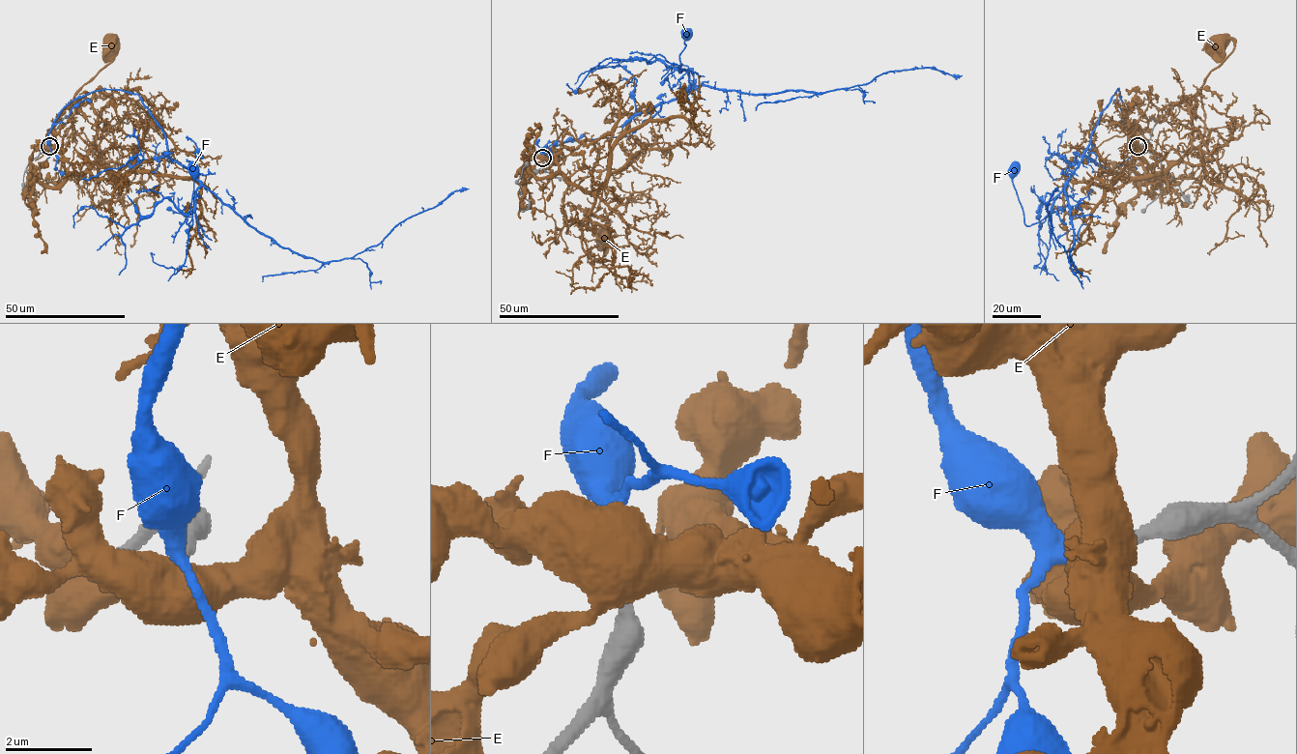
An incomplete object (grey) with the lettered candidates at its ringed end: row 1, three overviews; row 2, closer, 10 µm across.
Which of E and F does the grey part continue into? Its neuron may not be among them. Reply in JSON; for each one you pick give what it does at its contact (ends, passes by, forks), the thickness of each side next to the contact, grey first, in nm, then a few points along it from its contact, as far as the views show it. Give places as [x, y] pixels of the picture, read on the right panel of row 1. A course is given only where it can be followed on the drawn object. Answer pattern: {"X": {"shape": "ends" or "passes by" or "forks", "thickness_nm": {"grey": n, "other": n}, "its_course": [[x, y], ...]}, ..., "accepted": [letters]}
{"F": {"shape": "ends", "thickness_nm": {"grey": 280, "other": 320}, "its_course": [[1138, 146], [1129, 137], [1127, 112], [1117, 89], [1052, 209], [1030, 225], [1024, 222], [1012, 170]]}, "accepted": ["F"]}

